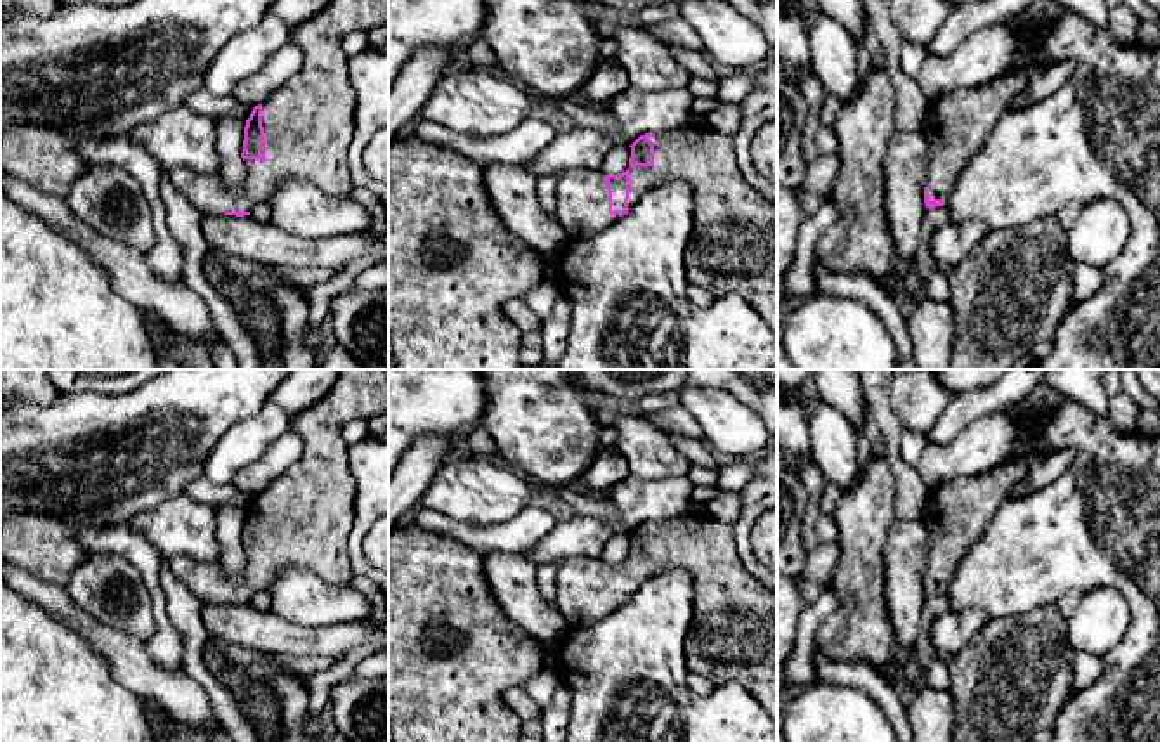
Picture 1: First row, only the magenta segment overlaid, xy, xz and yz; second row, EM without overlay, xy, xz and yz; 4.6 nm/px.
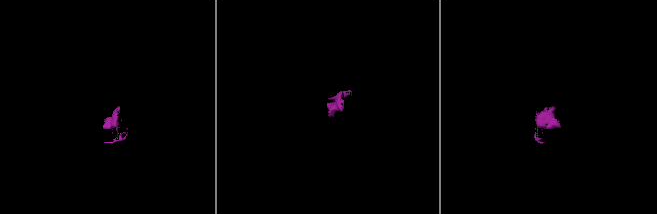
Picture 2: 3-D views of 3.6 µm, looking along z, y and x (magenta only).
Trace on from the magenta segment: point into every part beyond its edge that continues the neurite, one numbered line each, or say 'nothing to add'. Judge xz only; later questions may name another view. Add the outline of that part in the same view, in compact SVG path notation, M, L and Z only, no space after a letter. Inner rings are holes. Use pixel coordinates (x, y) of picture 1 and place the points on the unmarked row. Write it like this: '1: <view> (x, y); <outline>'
1: xz (732, 637); M687 513L680 518L654 520L654 553L629 556L628 600L661 570L687 570L694 584L692 621L683 640L690 673L716 687L740 683L777 721L777 591L746 572L735 546L733 524L707 515Z

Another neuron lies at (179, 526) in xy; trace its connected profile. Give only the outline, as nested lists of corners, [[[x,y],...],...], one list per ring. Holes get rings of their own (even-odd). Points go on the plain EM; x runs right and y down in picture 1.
[[[186,494],[168,498],[127,524],[146,534],[166,558],[186,555],[203,563],[220,562],[213,506],[196,503]]]

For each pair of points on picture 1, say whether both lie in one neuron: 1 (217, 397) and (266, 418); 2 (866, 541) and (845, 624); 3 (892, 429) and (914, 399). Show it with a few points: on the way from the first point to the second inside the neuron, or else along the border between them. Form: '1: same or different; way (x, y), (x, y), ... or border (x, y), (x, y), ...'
1: different; border (267, 399), (254, 415), (233, 425), (221, 437)
2: same; way (860, 562), (860, 604)
3: different; border (888, 387), (888, 404), (904, 429)

